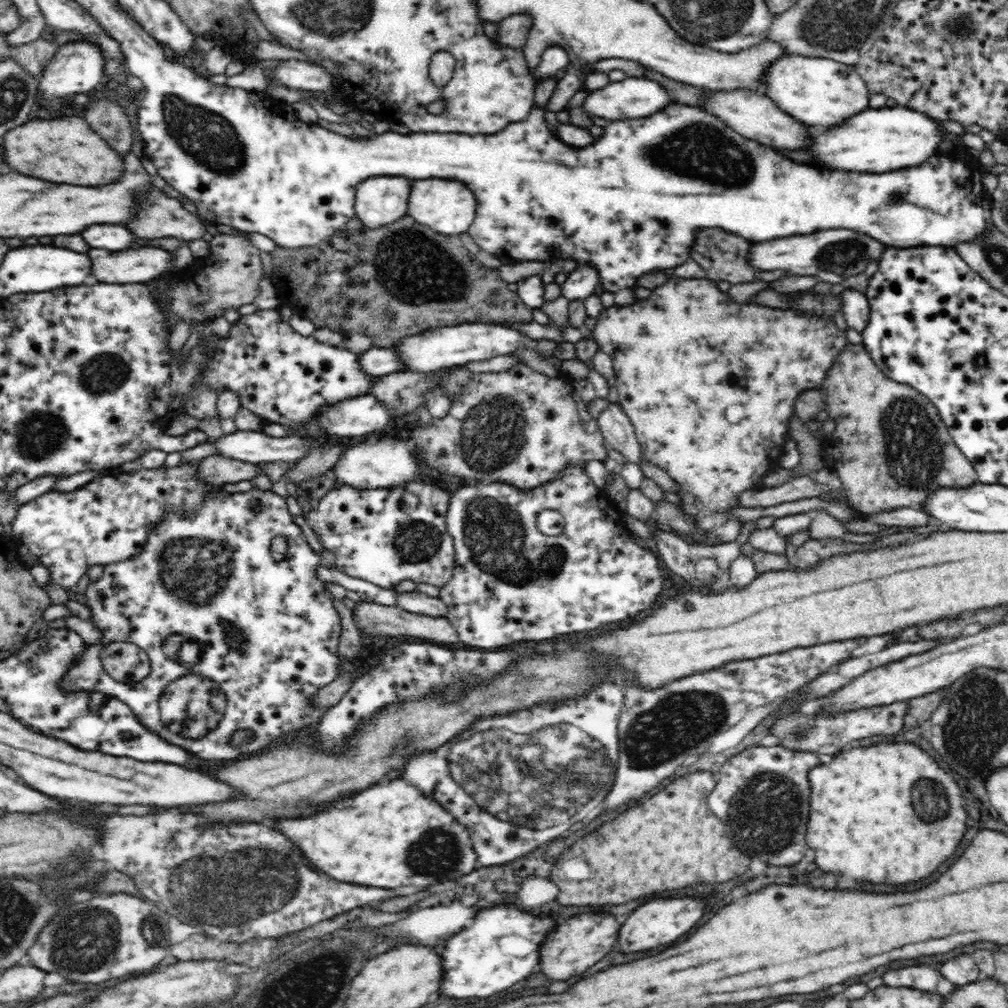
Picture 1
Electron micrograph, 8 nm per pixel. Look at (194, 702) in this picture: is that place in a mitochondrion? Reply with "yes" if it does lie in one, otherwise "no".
yes

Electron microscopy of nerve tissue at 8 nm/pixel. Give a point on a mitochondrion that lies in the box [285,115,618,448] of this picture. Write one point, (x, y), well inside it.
(412, 241)

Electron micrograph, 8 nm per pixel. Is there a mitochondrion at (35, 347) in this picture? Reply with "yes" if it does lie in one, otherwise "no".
no

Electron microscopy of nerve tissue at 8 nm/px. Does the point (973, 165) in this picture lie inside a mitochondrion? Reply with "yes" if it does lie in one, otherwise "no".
no

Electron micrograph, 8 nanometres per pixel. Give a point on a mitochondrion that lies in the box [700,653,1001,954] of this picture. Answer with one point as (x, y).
(759, 813)

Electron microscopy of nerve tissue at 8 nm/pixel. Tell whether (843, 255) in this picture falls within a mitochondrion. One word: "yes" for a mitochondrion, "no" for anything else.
yes

